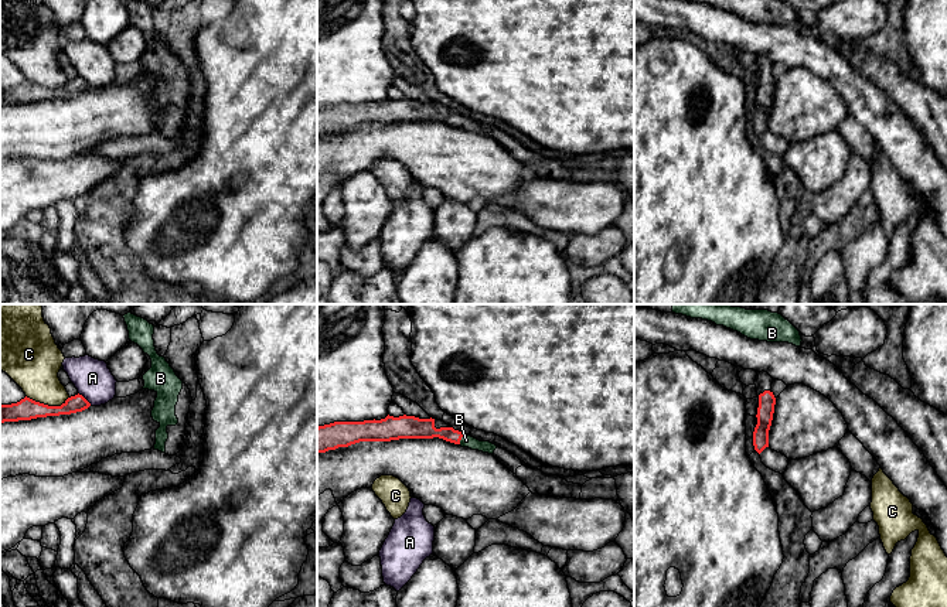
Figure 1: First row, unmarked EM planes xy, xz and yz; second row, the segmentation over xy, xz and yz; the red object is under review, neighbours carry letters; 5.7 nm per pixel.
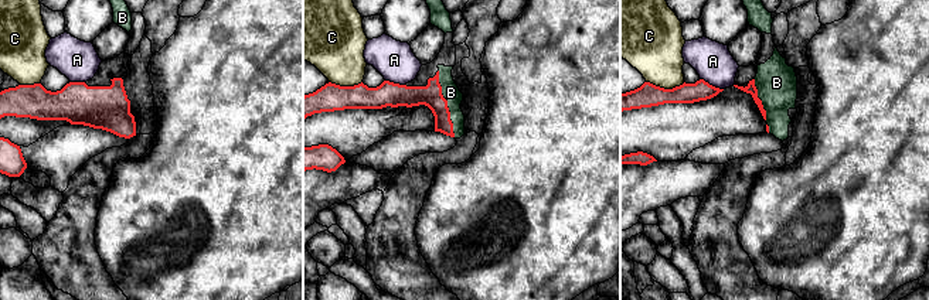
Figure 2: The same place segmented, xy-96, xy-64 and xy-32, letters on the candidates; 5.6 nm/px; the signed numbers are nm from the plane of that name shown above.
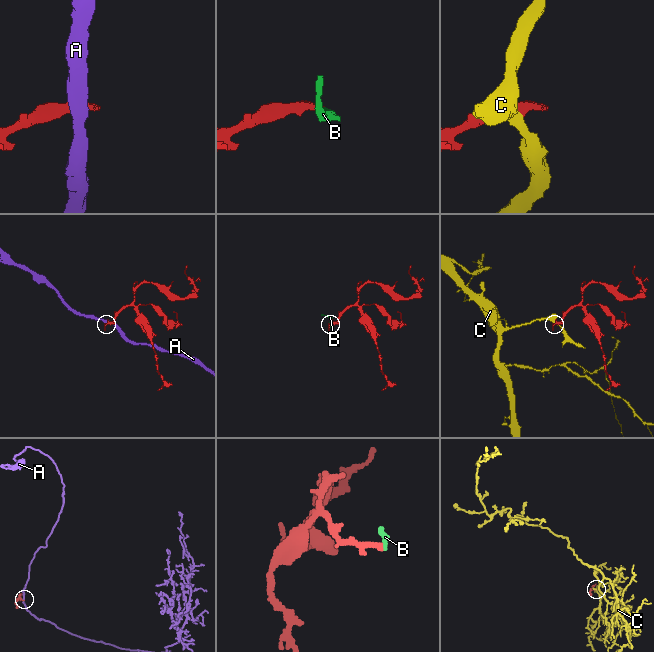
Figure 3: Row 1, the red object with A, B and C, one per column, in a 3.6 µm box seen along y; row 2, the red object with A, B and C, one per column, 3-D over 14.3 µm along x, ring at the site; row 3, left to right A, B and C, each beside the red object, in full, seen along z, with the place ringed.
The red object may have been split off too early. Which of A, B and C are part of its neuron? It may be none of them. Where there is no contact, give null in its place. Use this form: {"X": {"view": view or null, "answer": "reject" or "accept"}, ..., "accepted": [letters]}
{"A": {"view": "xy", "answer": "reject"}, "B": {"view": "xz", "answer": "accept"}, "C": {"view": "xy", "answer": "reject"}, "accepted": ["B"]}

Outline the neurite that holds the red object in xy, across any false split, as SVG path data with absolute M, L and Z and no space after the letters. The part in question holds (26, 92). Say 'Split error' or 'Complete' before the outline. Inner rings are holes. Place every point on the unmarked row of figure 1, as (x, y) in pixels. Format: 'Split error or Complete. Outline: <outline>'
Complete. Outline: M79 76L68 81L61 89L48 89L25 79L17 86L0 88L0 106L71 98L89 89L91 86Z

